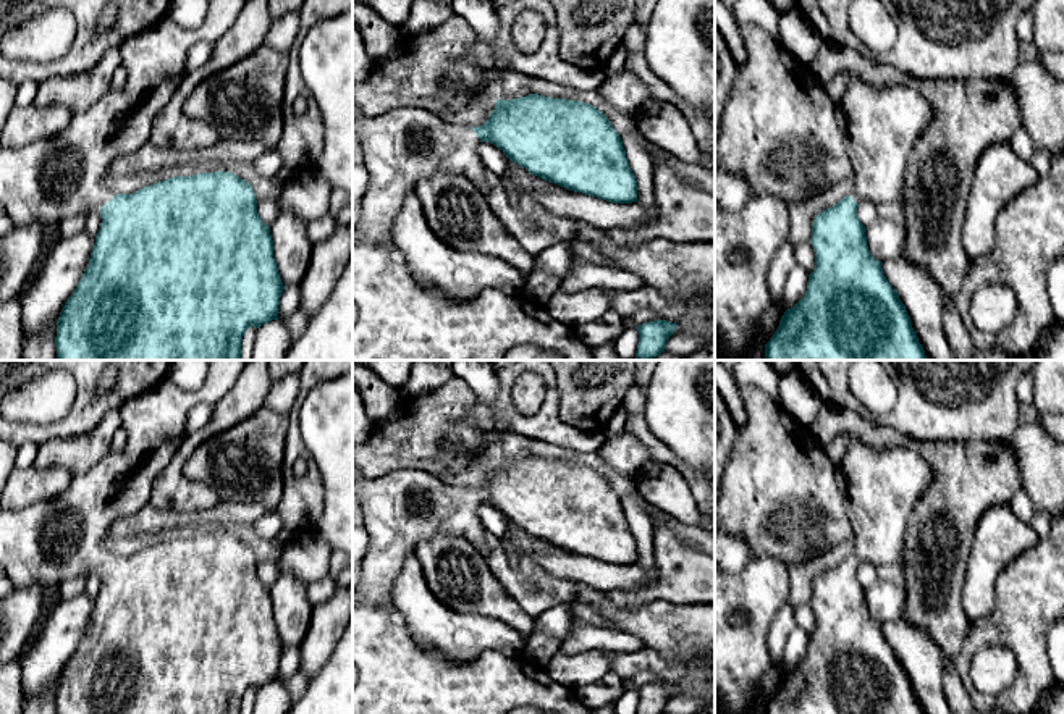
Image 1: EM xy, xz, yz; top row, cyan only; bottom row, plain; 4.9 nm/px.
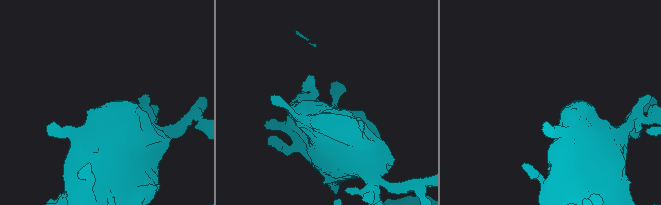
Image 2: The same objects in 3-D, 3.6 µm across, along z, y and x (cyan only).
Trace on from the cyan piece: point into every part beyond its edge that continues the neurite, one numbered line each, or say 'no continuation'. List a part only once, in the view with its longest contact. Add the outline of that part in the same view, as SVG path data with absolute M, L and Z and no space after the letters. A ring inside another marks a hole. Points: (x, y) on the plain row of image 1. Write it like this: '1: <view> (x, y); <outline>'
1: xy (60, 538); M210 360L201 389L183 391L167 376L149 391L131 397L118 412L128 430L123 451L110 451L95 467L73 478L71 485L52 499L23 510L0 509L0 565L15 588L42 585L60 586L65 580L100 572L113 561L105 548L110 527L121 517L149 504L155 477L168 465L186 438L186 418L199 404L215 404L236 383L247 360Z

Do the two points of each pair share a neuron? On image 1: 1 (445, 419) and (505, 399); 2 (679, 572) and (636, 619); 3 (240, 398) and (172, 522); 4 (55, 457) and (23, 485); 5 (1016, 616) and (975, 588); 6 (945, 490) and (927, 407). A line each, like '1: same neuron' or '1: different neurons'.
1: different neurons
2: different neurons
3: different neurons
4: different neurons
5: different neurons
6: different neurons

